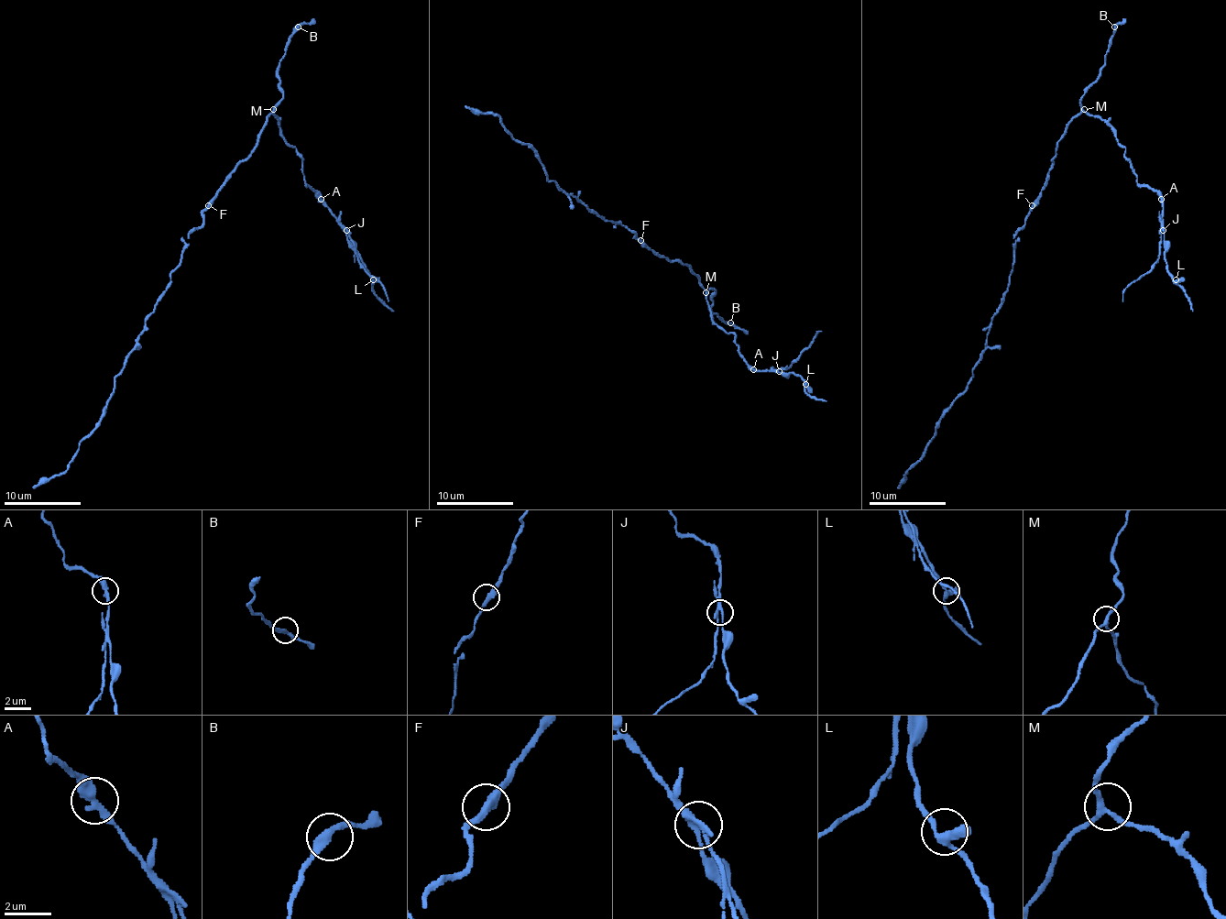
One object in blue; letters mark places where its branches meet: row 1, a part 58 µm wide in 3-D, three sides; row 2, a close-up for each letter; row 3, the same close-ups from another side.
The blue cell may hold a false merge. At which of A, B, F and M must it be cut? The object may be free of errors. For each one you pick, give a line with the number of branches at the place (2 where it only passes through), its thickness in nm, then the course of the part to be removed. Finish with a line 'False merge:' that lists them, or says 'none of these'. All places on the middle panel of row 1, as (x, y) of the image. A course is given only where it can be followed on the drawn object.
A: Branches: 2. Thickness 380 nm. Course of the part to remove: (754, 368), (798, 375), (805, 382), (805, 391), (826, 401)
False merge: A

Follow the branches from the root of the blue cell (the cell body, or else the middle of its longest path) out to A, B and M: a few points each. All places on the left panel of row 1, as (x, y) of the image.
A: (214, 195), (225, 178), (250, 153), (266, 119), (273, 111), (281, 136), (302, 159), (304, 182), (322, 199)
B: (214, 195), (250, 153), (266, 117), (283, 96), (278, 65), (298, 27)
M: (214, 195), (225, 178), (250, 153), (268, 115), (273, 109)

